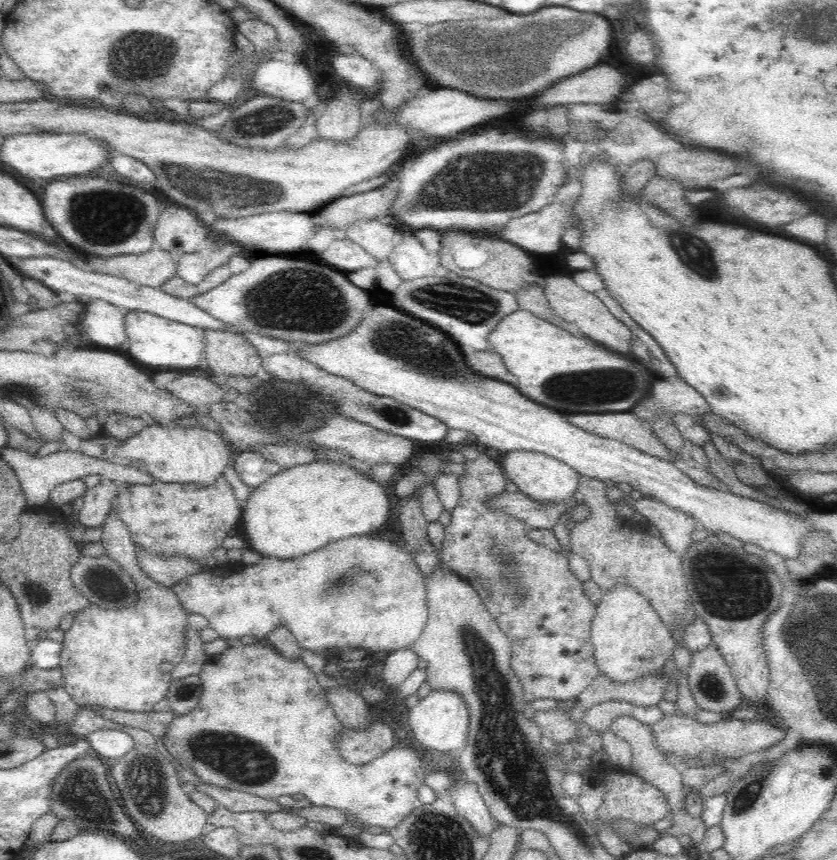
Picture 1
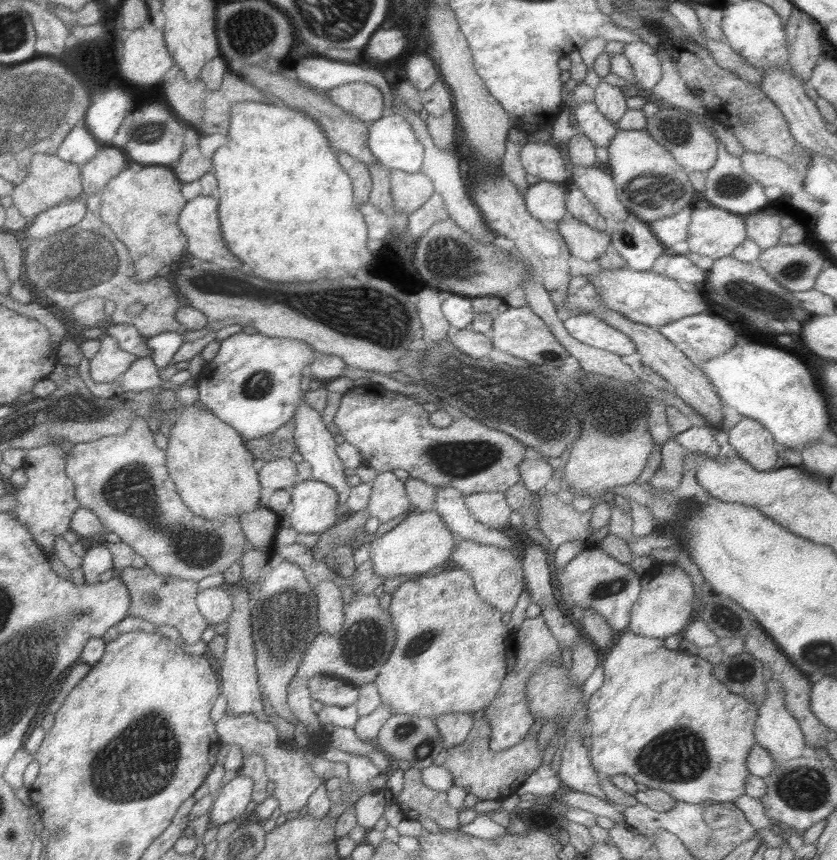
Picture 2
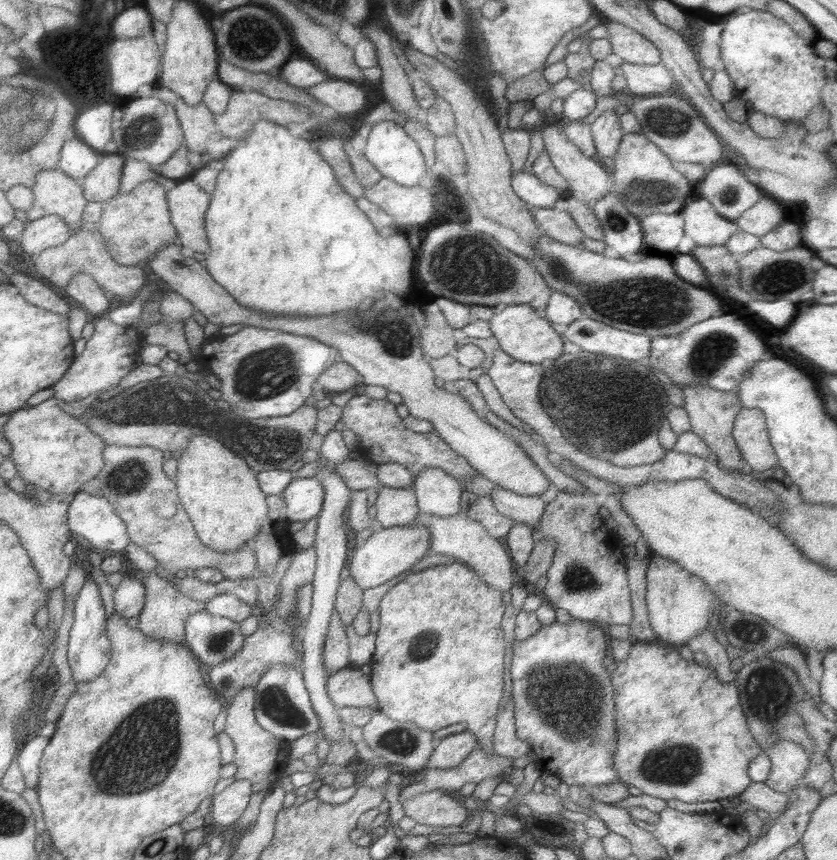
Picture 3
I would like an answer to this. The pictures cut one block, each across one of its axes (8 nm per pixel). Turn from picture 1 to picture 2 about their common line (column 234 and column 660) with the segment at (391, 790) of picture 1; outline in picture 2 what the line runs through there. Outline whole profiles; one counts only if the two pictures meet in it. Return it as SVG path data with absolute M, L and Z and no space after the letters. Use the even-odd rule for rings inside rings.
M623 634L617 644L613 644L609 648L609 654L605 656L605 660L601 662L603 670L605 670L605 682L601 684L601 688L597 692L591 694L587 708L589 708L589 744L591 744L591 766L595 768L595 772L599 776L627 776L631 778L635 784L645 786L647 790L661 790L665 794L669 794L671 798L675 798L675 802L679 804L703 804L703 802L715 802L715 804L729 804L735 802L739 796L745 794L745 782L751 776L749 768L747 768L747 758L751 748L757 744L755 740L755 724L757 724L757 716L759 716L759 706L745 700L743 696L733 694L727 686L723 686L723 682L719 682L713 674L713 664L709 664L709 660L703 660L699 656L689 656L683 652L675 652L665 648L665 640L659 638L647 638L647 636L637 636L637 634Z

